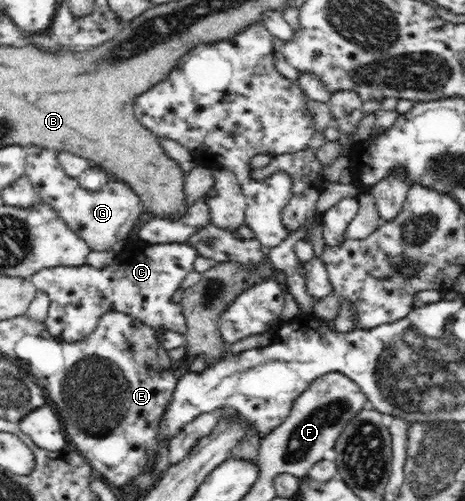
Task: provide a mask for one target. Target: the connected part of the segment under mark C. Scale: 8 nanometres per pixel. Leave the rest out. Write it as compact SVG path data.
M141 241L139 244L125 243L118 248L114 261L107 267L96 269L88 264L78 267L60 266L40 269L29 279L36 286L37 291L46 293L48 310L45 319L50 334L64 341L78 341L84 339L98 324L104 313L126 312L150 327L165 326L185 333L186 324L182 308L172 302L172 295L180 282L193 271L192 263L198 256L195 249L187 243L158 243L148 244Z

